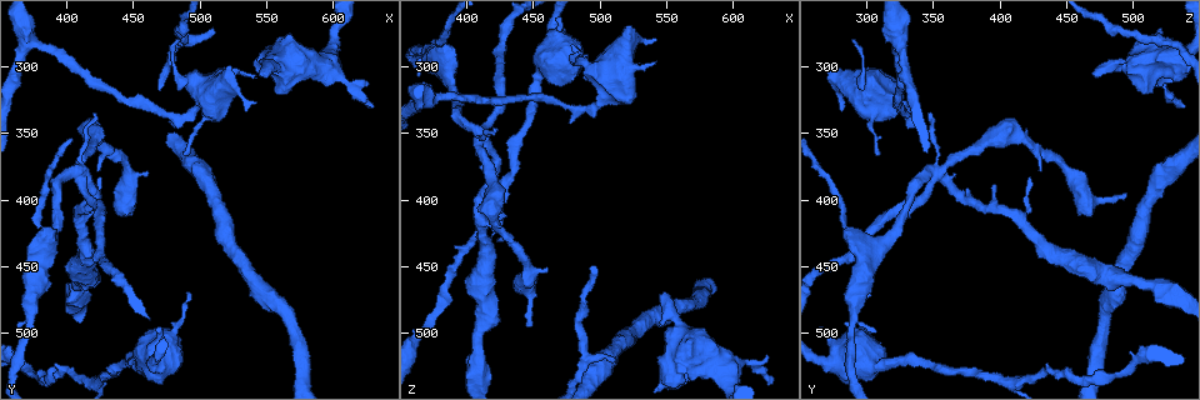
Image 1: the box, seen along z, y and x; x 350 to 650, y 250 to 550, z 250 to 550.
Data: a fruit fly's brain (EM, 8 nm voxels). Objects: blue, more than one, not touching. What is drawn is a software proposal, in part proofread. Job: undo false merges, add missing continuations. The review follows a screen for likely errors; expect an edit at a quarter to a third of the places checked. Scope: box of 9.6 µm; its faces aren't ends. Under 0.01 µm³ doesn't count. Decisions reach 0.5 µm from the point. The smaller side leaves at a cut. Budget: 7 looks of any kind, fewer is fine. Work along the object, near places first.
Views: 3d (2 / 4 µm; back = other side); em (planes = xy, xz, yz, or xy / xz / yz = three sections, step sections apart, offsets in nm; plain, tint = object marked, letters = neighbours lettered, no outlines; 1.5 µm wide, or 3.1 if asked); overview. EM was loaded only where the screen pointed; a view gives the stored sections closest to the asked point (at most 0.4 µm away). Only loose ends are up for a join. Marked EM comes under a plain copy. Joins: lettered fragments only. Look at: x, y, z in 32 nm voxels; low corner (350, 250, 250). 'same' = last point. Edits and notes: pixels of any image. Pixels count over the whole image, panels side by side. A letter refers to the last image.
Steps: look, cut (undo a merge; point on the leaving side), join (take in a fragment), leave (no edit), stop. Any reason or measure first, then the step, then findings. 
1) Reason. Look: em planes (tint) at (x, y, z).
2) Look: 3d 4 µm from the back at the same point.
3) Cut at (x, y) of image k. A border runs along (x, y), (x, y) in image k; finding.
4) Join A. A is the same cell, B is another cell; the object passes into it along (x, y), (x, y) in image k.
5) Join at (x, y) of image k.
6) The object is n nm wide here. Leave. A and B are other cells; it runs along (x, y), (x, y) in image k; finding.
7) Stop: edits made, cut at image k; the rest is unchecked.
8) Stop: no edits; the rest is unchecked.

Free end. Look: 3d 4 µm at (544, 306, 470).

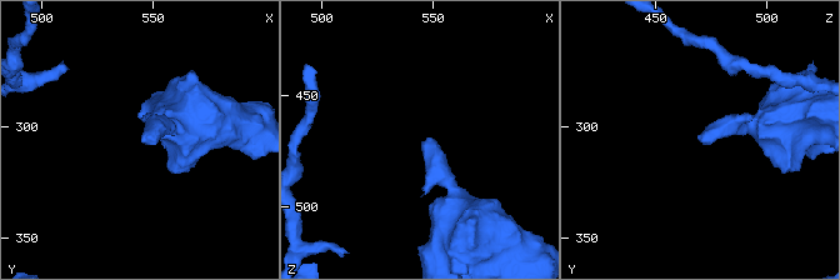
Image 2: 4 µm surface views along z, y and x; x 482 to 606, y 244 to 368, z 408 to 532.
Now the EM. Look: em planes (letters) at (544, 306, 472).

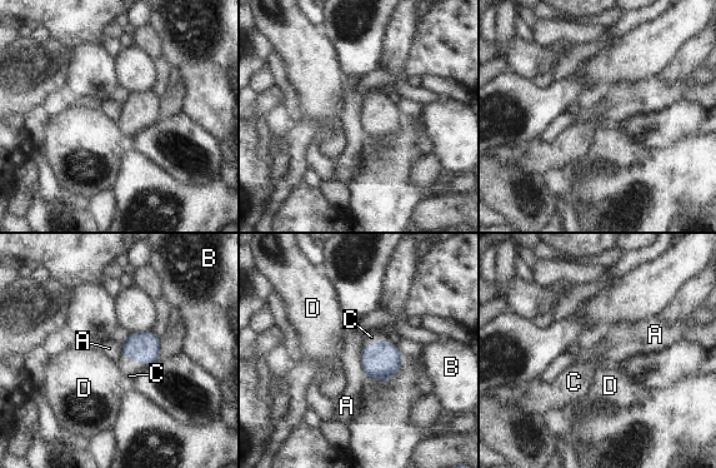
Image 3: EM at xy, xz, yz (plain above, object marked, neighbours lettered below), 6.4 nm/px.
Join at (371, 337) of image 3. C is the same cell, A, B and D are other cells; the object passes into it along (380, 361), (376, 340), (371, 337) in image 3; the neuron continues.

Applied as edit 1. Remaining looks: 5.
Redraw. Look: overview.

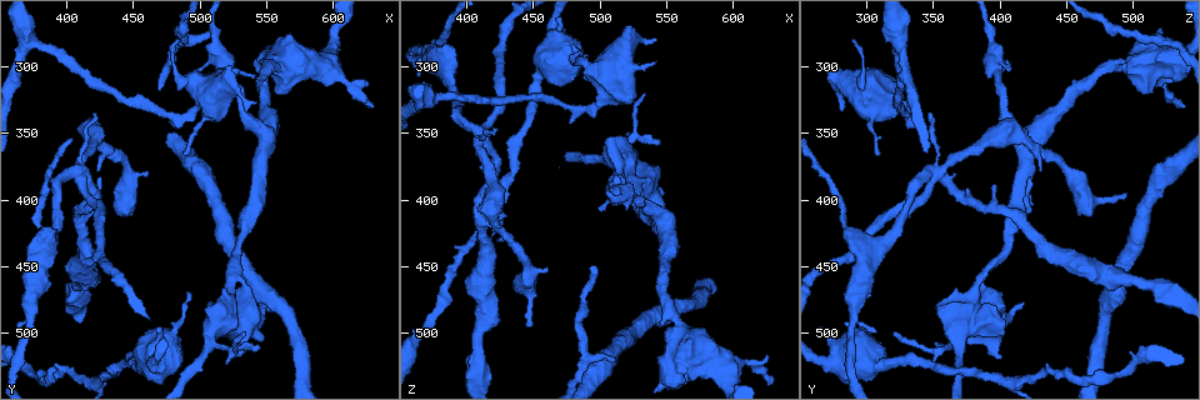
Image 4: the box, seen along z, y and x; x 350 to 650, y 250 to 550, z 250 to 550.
Branch stops here. Look: em xy step 4 (letters) at (510, 272, 520).

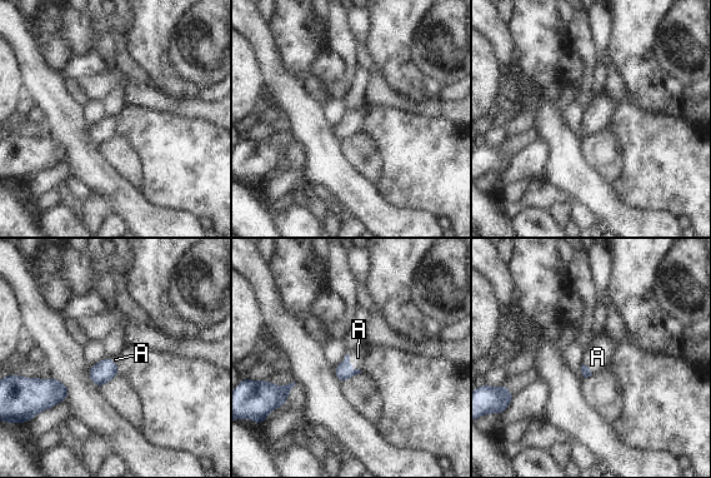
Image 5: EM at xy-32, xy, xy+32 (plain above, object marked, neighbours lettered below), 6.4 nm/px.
Cut it another way. Look: em planes (letters) at the same point.

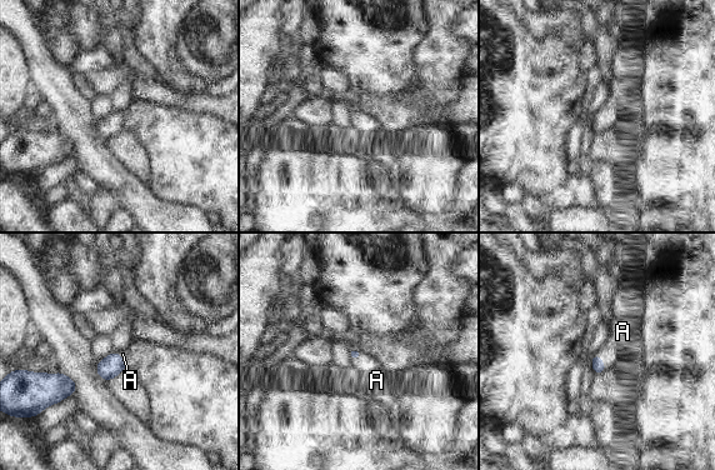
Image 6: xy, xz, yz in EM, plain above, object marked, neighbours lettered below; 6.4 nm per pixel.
Join at (623, 331) of image 6. A is the same cell; the object passes into it along (598, 366), (601, 361), (623, 331) in image 6; it goes on there.

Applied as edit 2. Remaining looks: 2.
Redraw. Look: overview.

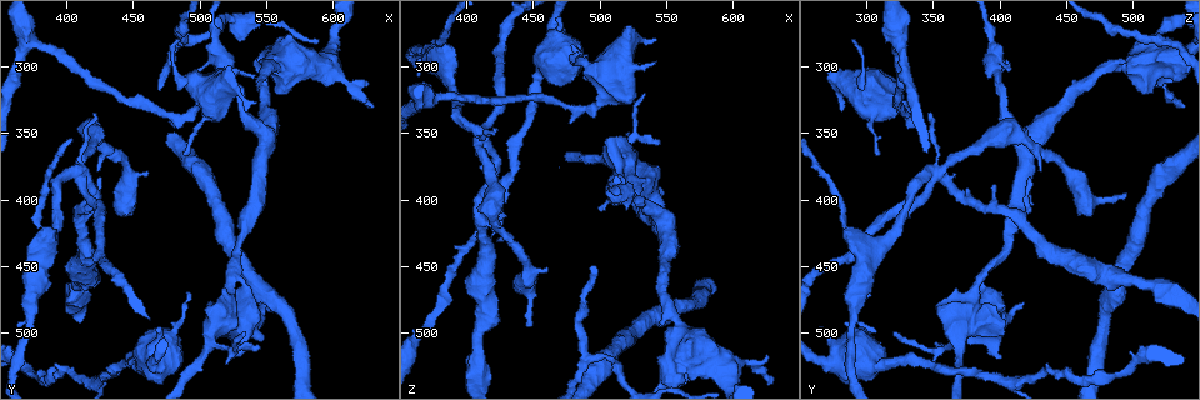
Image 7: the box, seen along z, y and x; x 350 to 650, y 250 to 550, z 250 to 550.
A narrow waist. Look: em planes (letters) at (616, 316, 524).

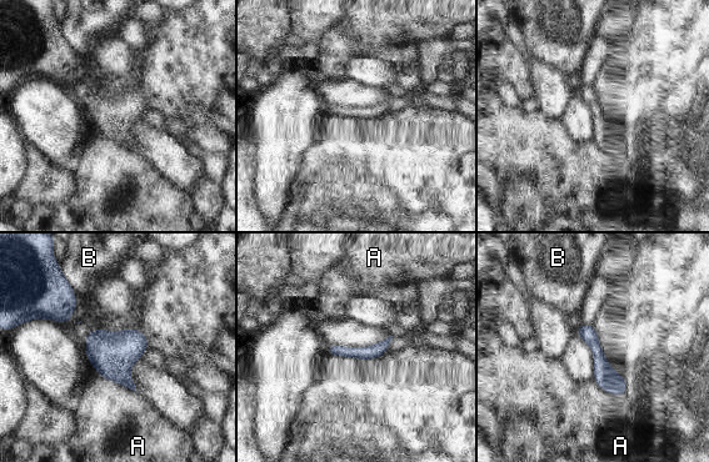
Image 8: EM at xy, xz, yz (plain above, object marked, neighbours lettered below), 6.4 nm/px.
Leave. A and B are other cells; a border runs along (98, 373), (138, 393) in image 8; continuous, no second neuron.

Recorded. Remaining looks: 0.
Stop: edits made, join at image 3, join at image 6; the rest is unchecked.

